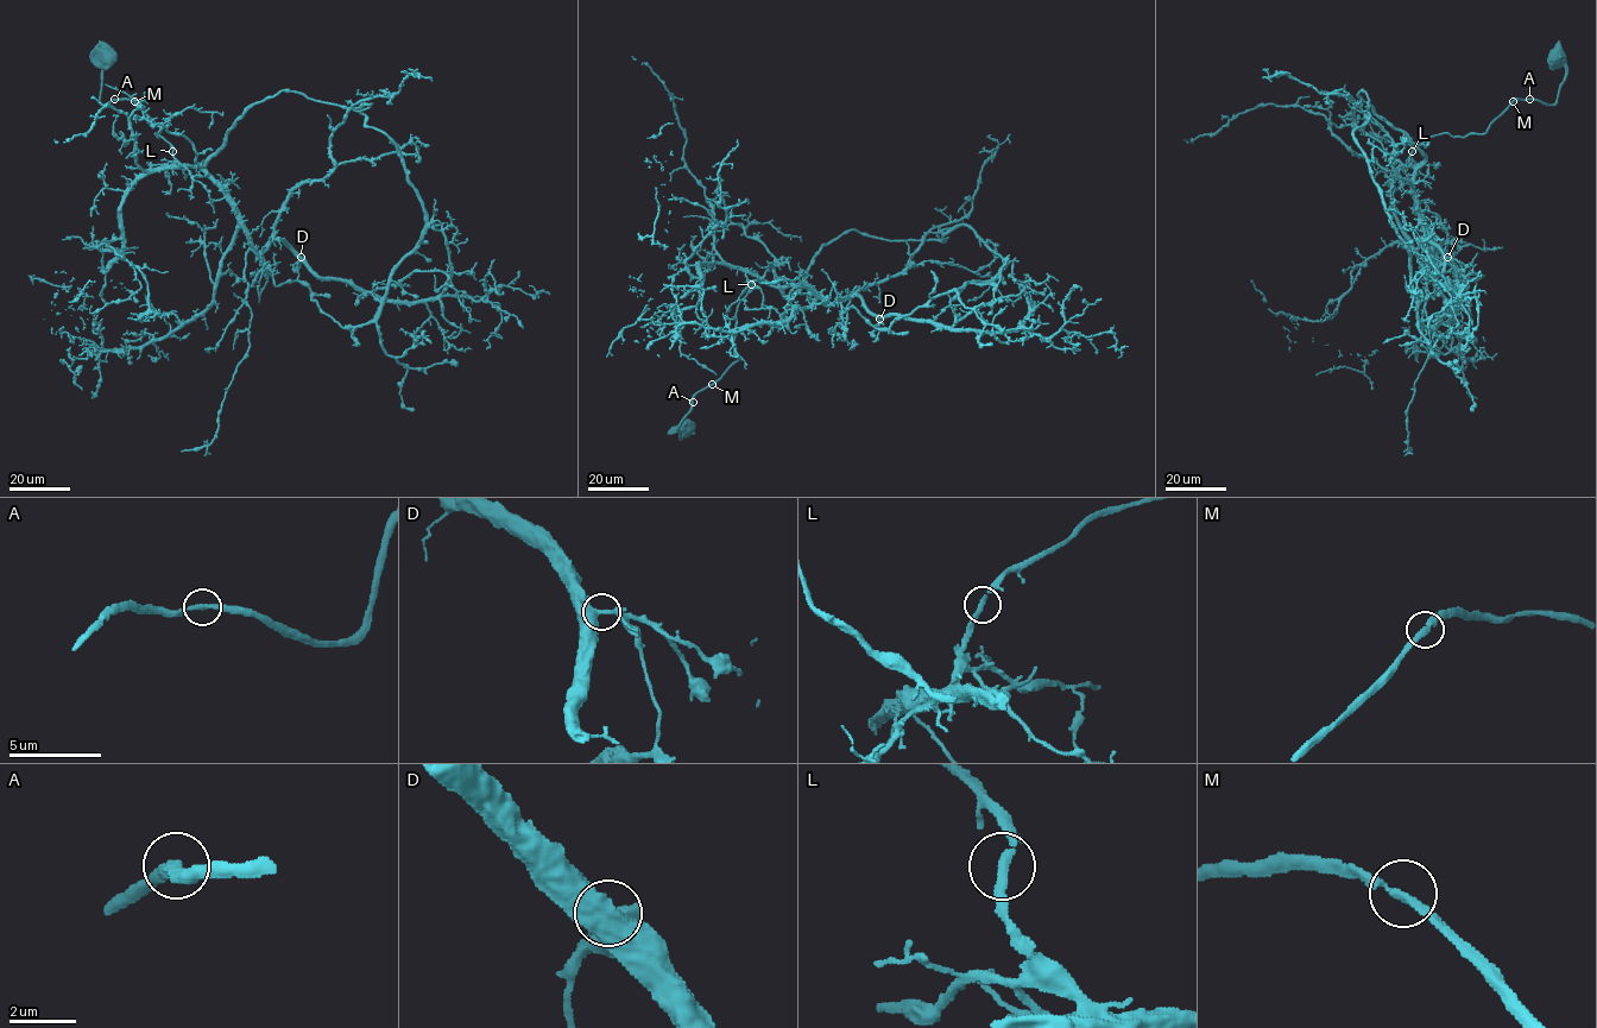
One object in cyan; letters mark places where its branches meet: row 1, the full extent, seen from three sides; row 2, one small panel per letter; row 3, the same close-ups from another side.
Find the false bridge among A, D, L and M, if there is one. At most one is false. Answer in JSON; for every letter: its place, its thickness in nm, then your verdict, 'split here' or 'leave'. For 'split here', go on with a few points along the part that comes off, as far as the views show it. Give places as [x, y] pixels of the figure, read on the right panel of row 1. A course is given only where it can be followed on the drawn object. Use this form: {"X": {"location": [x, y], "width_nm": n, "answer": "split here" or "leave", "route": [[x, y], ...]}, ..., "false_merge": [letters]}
{"A": {"location": [1529, 99], "width_nm": 280, "answer": "leave"}, "D": {"location": [1447, 257], "width_nm": 420, "answer": "leave"}, "L": {"location": [1412, 151], "width_nm": 240, "answer": "leave"}, "M": {"location": [1513, 101], "width_nm": 280, "answer": "leave"}, "false_merge": []}

